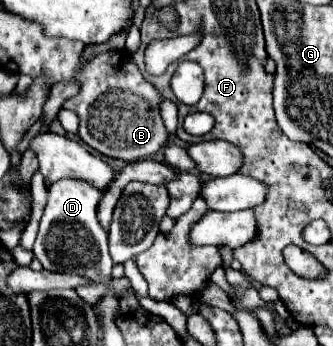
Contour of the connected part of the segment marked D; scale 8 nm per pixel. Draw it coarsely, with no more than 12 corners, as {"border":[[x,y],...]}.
{"border":[[48,188],[34,256],[50,272],[110,282],[102,192]]}

